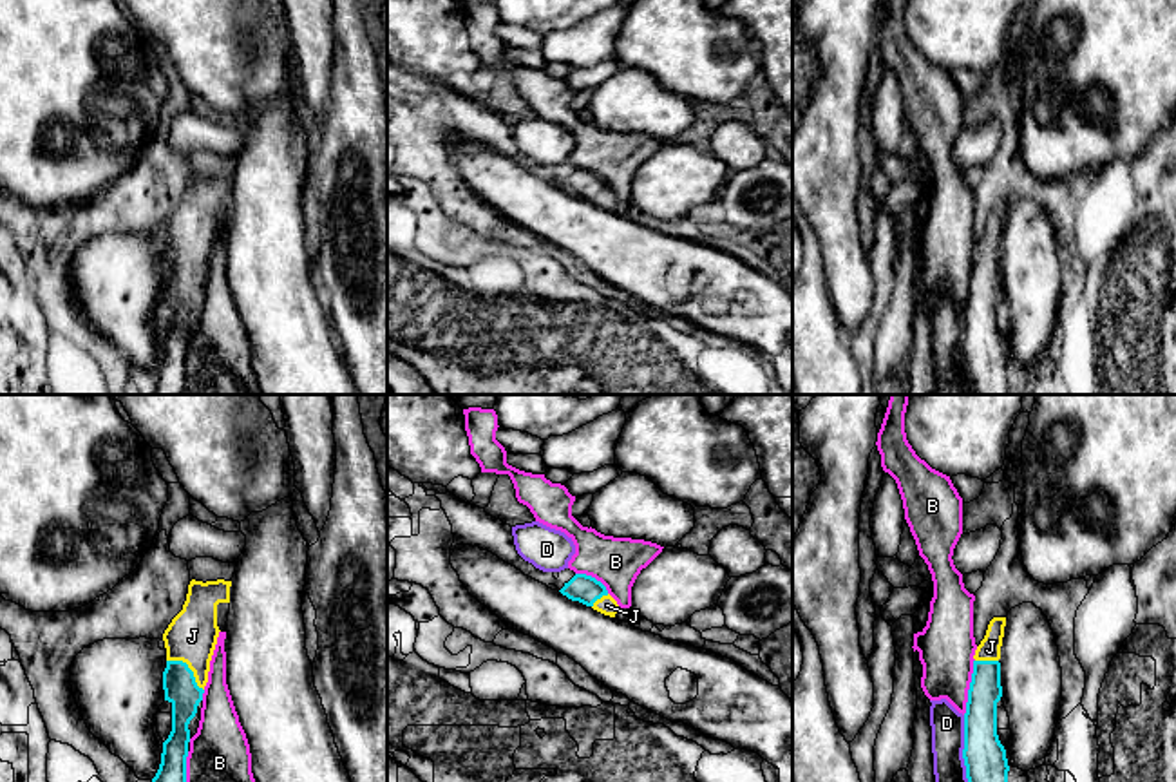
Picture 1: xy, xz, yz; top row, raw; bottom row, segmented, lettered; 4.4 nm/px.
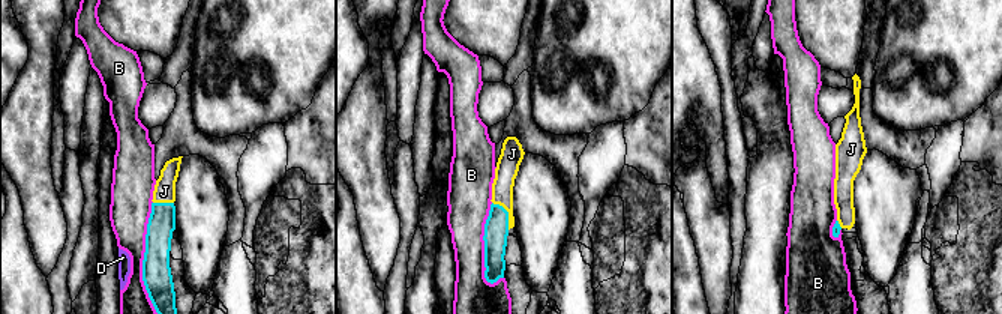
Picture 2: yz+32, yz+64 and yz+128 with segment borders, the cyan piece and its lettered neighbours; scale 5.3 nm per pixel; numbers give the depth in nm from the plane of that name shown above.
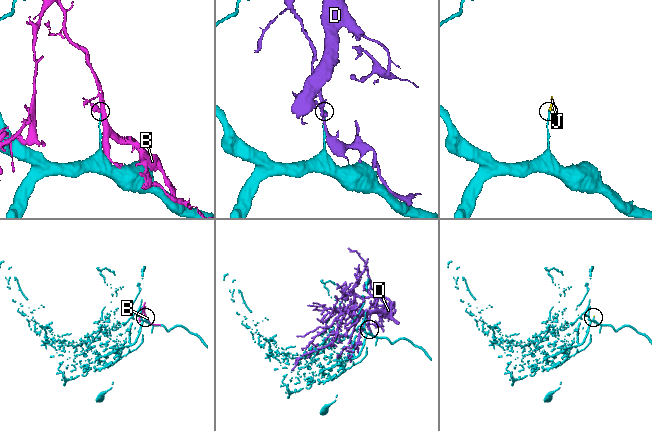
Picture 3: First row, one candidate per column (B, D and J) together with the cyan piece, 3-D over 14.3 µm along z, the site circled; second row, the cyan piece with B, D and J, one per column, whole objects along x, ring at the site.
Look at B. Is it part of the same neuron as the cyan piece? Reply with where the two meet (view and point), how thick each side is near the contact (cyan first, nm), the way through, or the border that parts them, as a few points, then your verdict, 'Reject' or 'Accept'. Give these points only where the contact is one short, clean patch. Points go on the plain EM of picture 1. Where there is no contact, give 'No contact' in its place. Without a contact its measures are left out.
Touches cyan at yz (970, 281). Thickness 160 nm (cyan) against 260 nm. Reject

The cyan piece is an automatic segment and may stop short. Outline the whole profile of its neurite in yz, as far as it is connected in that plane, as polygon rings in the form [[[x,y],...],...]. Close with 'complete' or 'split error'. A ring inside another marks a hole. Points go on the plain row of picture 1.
[[[993,212],[973,250],[973,268],[964,308],[966,373],[972,395],[1008,395],[1008,353],[997,329],[1001,281],[1001,241],[1006,212]]]; split error

